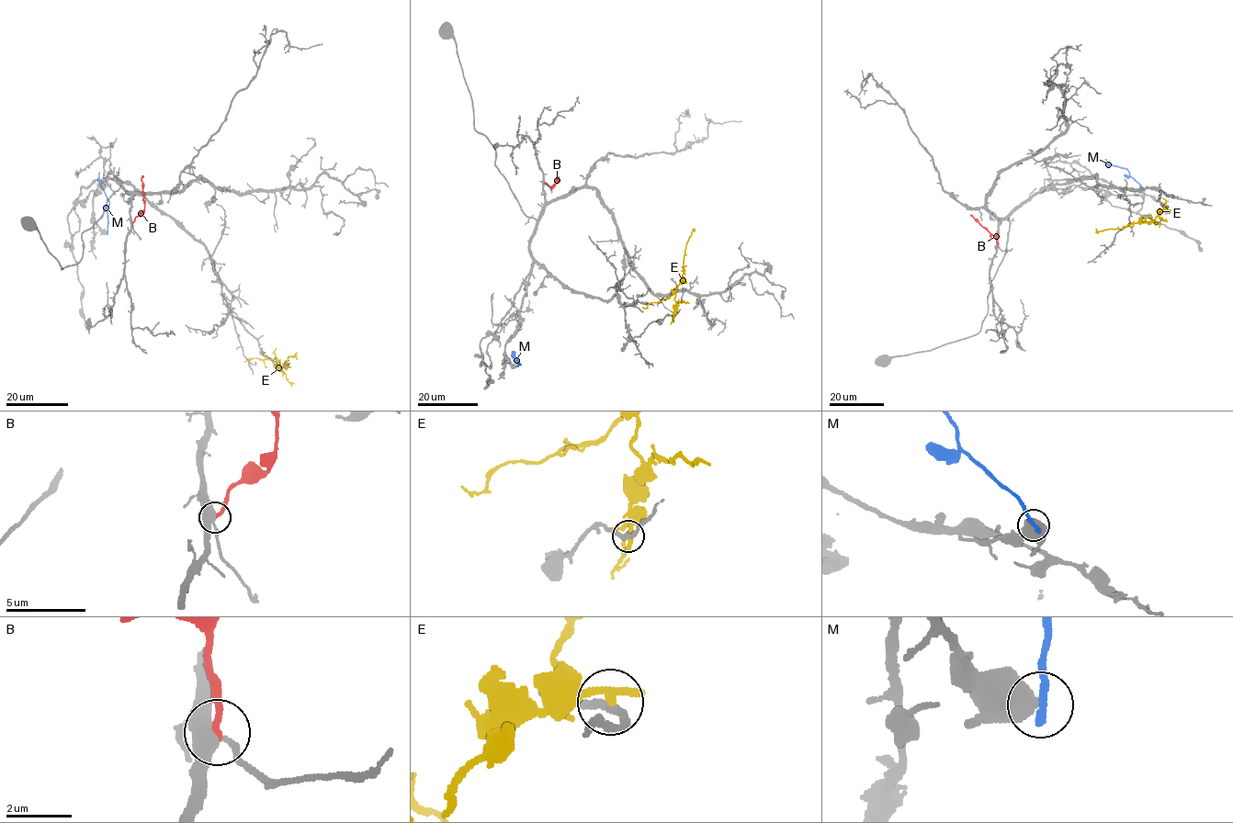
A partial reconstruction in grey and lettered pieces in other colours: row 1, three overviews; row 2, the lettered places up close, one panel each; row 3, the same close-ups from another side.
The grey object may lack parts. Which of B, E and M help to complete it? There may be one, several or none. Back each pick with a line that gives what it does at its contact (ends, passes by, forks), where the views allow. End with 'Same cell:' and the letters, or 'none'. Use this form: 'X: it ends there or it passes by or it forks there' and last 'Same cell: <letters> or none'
Same cell: none

